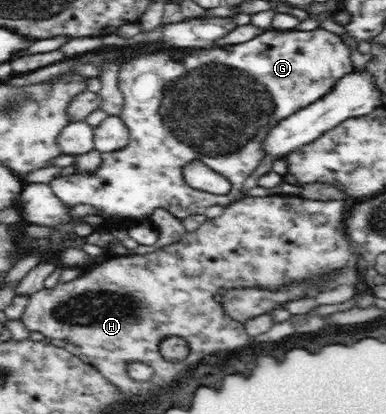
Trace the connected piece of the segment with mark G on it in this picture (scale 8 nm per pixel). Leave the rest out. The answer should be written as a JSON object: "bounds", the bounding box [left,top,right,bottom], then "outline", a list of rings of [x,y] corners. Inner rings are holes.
{"bounds":[48,29,353,227],"outline":[[[318,29],[318,31],[272,30],[262,33],[260,37],[256,37],[256,39],[252,39],[252,41],[240,43],[240,45],[226,45],[226,47],[218,47],[218,49],[216,49],[216,47],[176,48],[146,55],[137,54],[134,57],[136,57],[136,59],[130,59],[130,61],[126,61],[126,63],[122,63],[122,65],[115,66],[118,75],[117,85],[124,100],[118,117],[126,124],[129,131],[129,142],[127,146],[120,151],[101,153],[102,163],[93,173],[57,176],[48,183],[55,195],[61,199],[61,202],[65,203],[66,206],[72,208],[74,205],[78,205],[78,203],[84,203],[84,205],[92,205],[92,207],[96,207],[98,211],[102,211],[102,215],[108,219],[110,227],[122,227],[122,223],[118,223],[118,219],[120,219],[120,221],[132,221],[132,219],[134,219],[134,221],[142,221],[142,219],[148,219],[148,217],[152,215],[152,211],[158,209],[158,207],[168,209],[168,211],[170,211],[174,217],[178,217],[178,219],[184,219],[184,217],[194,215],[194,213],[200,213],[200,215],[202,215],[204,209],[210,207],[210,205],[228,206],[232,202],[242,199],[244,196],[242,192],[244,179],[258,167],[260,159],[265,156],[261,155],[262,149],[260,145],[262,145],[266,133],[268,133],[270,129],[273,129],[278,121],[282,121],[282,119],[297,113],[311,103],[322,99],[327,93],[332,91],[332,88],[340,79],[353,71],[352,62],[350,60],[350,46],[345,43],[344,38],[336,33],[320,29]],[[194,160],[202,161],[202,163],[205,163],[210,169],[216,171],[216,173],[224,175],[231,183],[230,193],[226,193],[226,195],[214,195],[213,193],[194,191],[194,189],[190,188],[182,177],[182,169],[187,163]]]}

